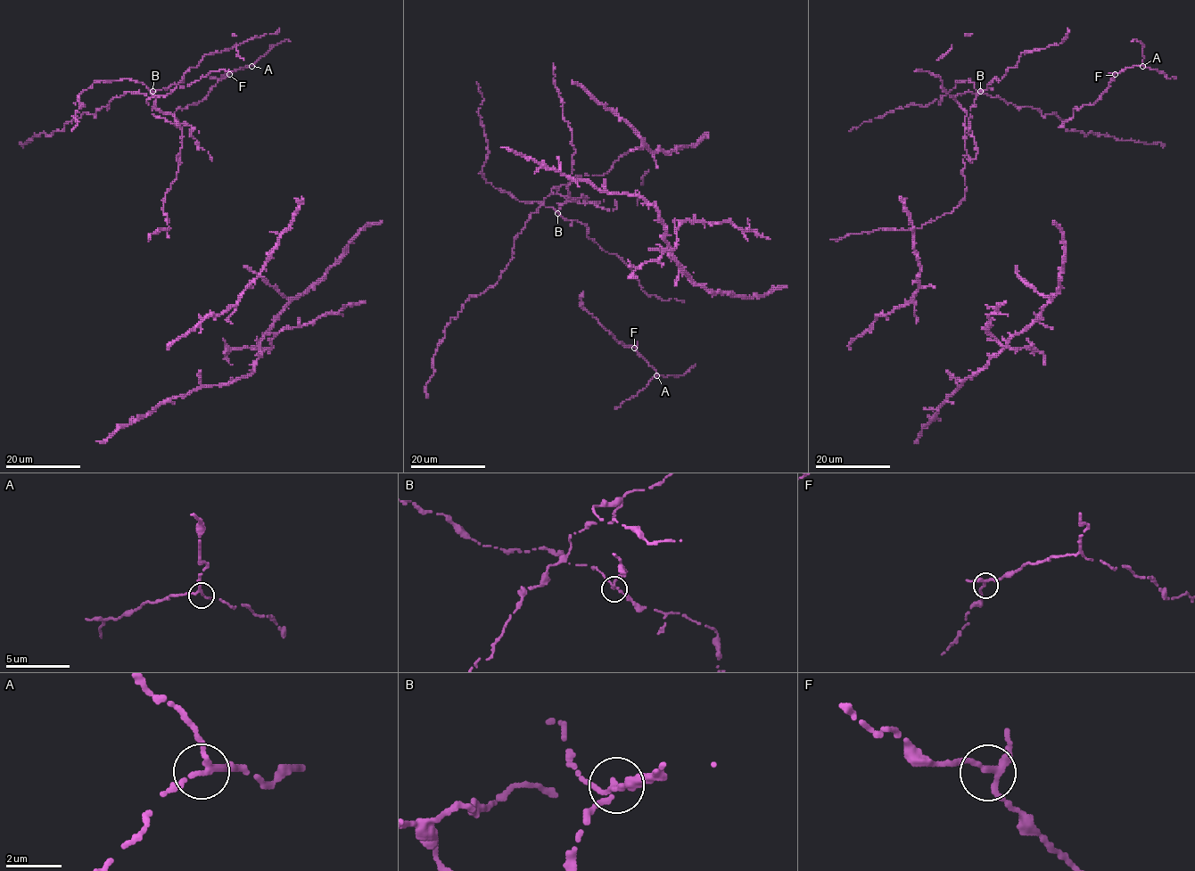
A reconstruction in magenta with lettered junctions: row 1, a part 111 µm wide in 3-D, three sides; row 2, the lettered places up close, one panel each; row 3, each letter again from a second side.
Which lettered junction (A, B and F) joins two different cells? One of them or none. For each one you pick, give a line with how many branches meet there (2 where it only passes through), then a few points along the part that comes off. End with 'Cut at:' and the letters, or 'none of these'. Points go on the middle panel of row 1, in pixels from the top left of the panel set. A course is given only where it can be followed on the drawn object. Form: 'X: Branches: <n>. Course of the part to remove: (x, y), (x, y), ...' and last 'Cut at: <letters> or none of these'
B: Branches: 3. Course of the part to remove: (557, 213), (561, 209), (557, 204), (570, 201), (598, 202), (598, 207), (608, 210), (615, 209), (617, 201)
Cut at: B

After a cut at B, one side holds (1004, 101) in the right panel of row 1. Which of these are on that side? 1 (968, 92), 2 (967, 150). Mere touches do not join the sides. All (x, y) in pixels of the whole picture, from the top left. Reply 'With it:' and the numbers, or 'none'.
With it: 1, 2

